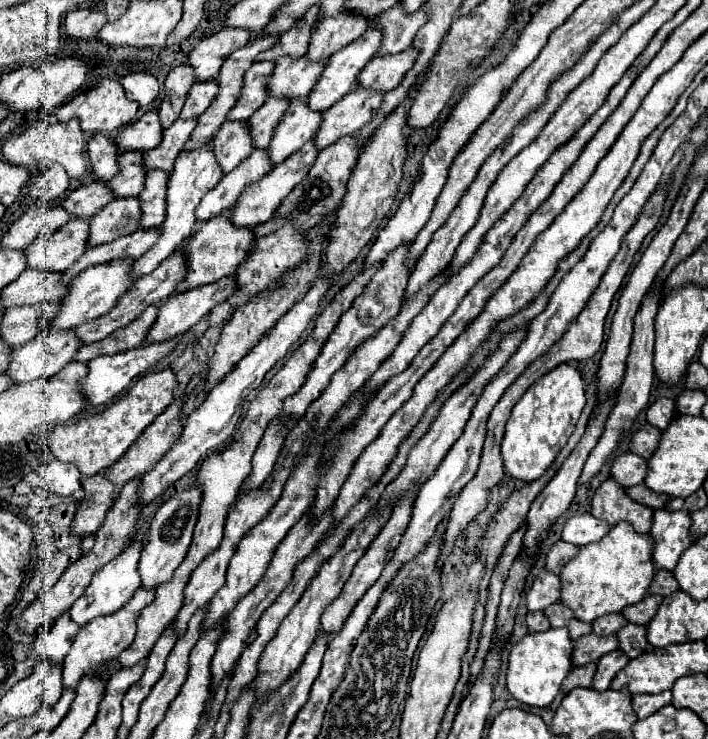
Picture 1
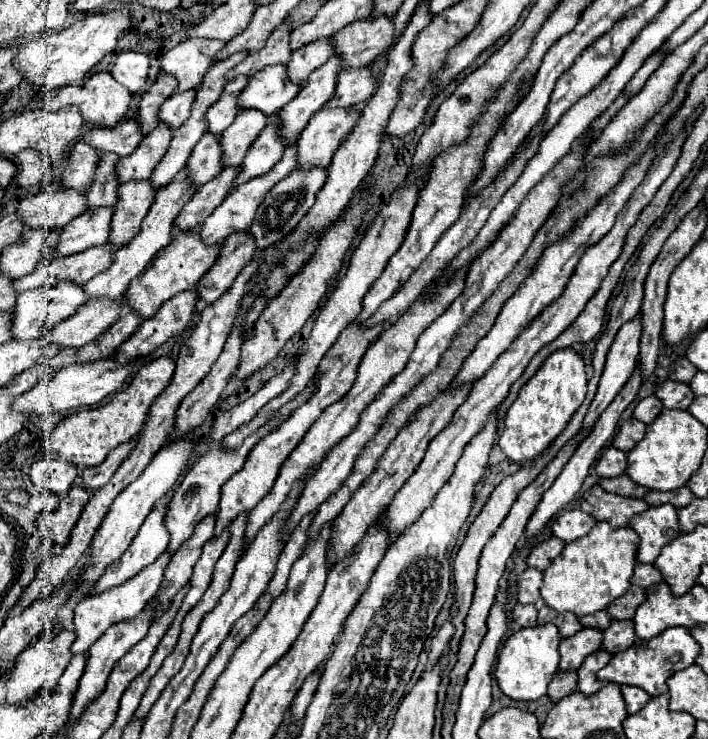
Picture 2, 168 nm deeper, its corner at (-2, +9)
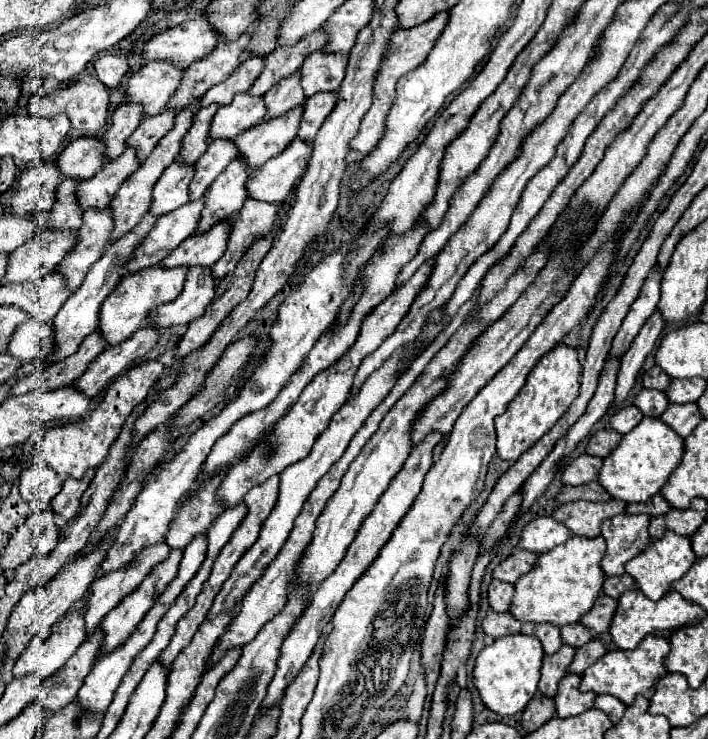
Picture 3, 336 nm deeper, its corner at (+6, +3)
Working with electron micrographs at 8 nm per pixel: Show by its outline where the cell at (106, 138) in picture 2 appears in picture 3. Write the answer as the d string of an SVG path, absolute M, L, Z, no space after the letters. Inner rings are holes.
M77 138L57 158L57 168L67 178L87 180L103 168L103 142L99 138Z

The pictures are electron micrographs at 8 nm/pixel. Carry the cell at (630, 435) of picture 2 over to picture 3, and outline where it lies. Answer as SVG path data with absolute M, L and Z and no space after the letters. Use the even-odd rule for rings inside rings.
M609 428L607 430L599 430L593 436L589 436L587 454L605 458L619 442L621 442L621 434L617 434L615 430L609 430Z

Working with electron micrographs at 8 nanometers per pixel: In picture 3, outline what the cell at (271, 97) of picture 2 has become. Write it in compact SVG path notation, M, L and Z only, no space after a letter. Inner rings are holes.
M239 94L229 106L221 106L211 120L209 140L233 140L237 134L257 126L263 120L263 98L251 100L251 96Z

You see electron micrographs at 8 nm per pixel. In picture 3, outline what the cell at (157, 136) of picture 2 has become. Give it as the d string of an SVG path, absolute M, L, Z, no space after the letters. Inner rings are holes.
M127 148L119 158L115 158L113 162L107 162L95 176L91 176L89 180L83 180L77 186L75 194L81 210L107 208L107 204L111 202L111 198L115 196L123 180L131 176L137 168L139 168L139 162L133 148Z

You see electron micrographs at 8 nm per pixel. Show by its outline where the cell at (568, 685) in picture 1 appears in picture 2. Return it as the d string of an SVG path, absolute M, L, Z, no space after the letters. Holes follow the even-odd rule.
M559 670L559 674L555 674L555 678L551 680L549 696L557 702L575 690L577 690L577 672L575 670Z

